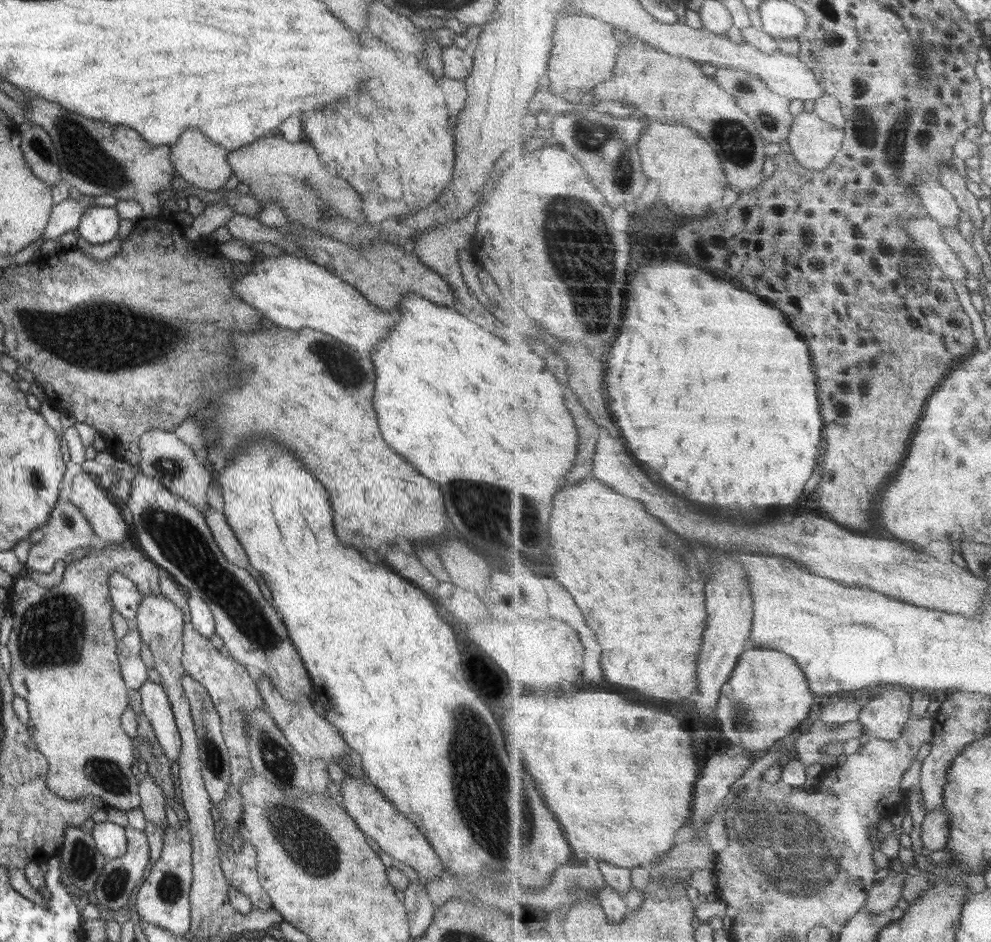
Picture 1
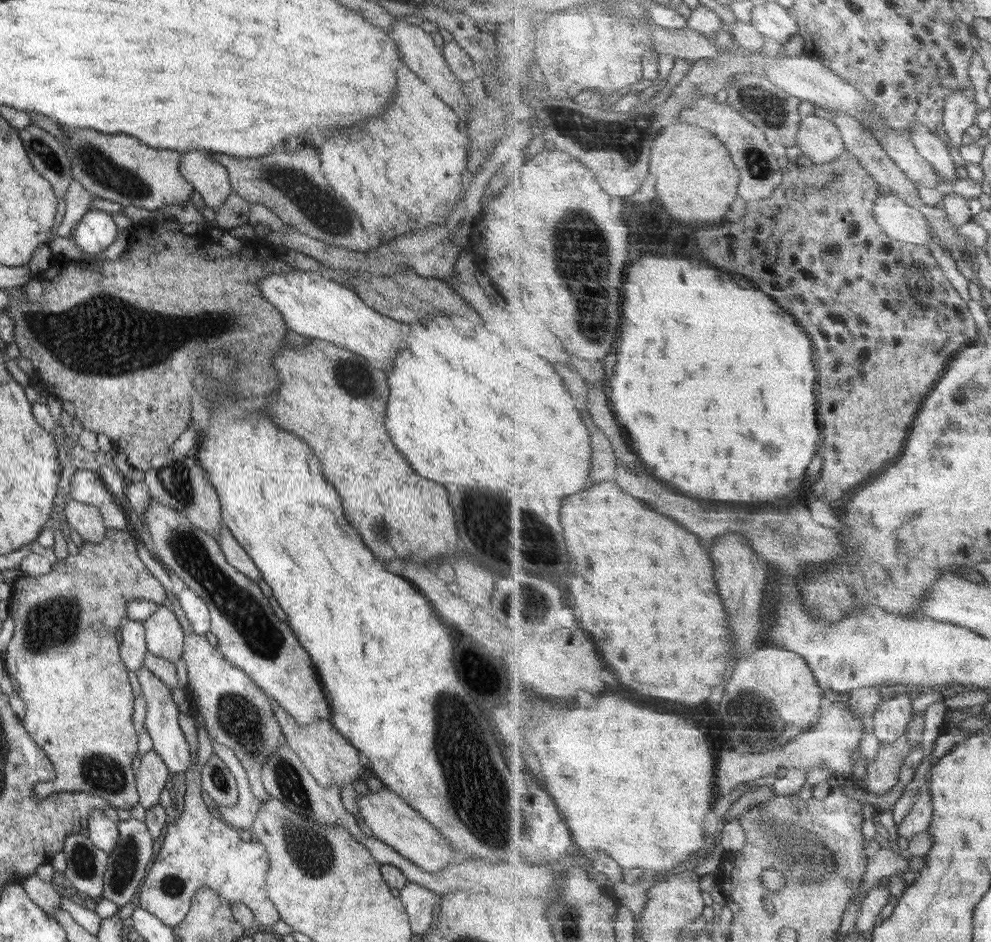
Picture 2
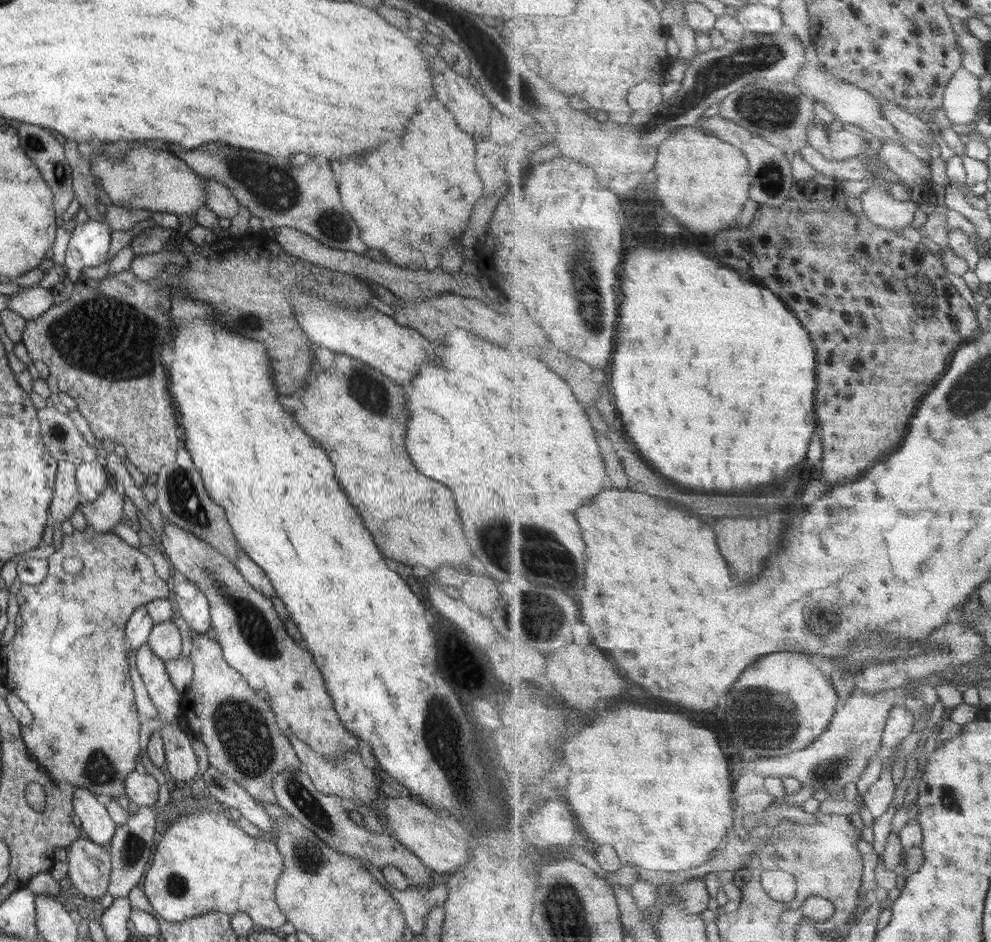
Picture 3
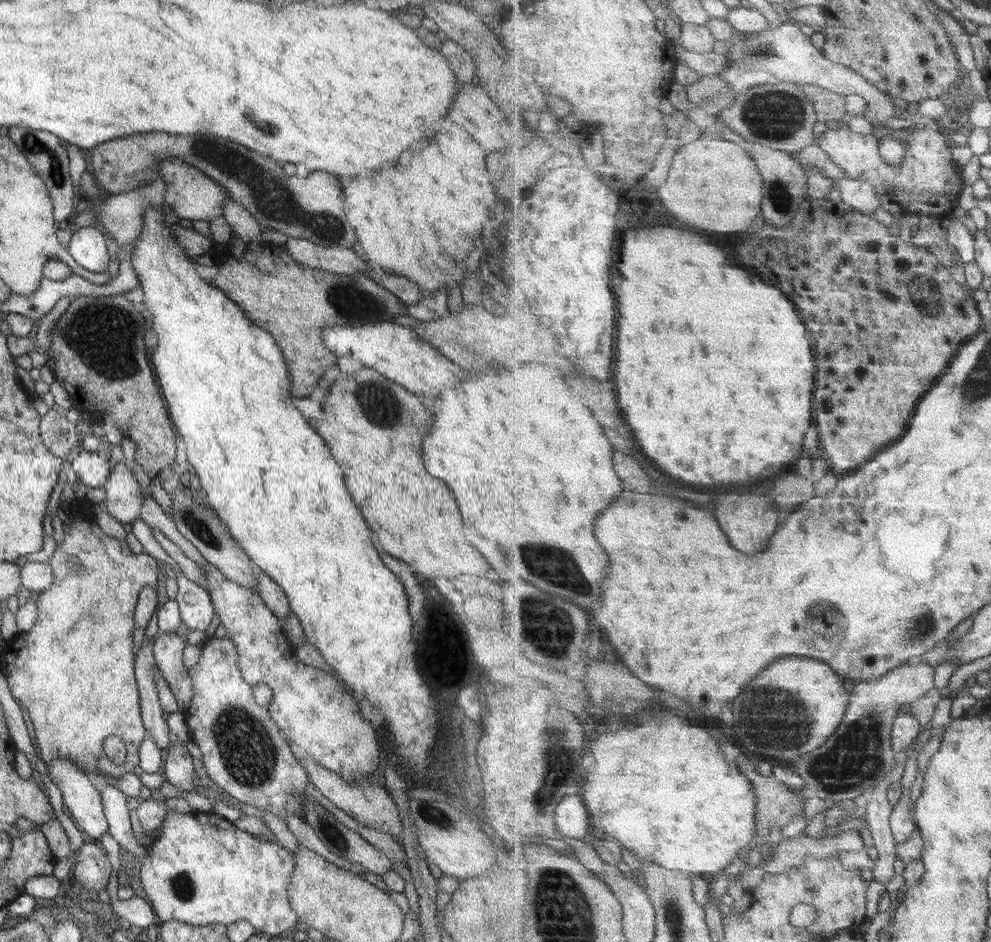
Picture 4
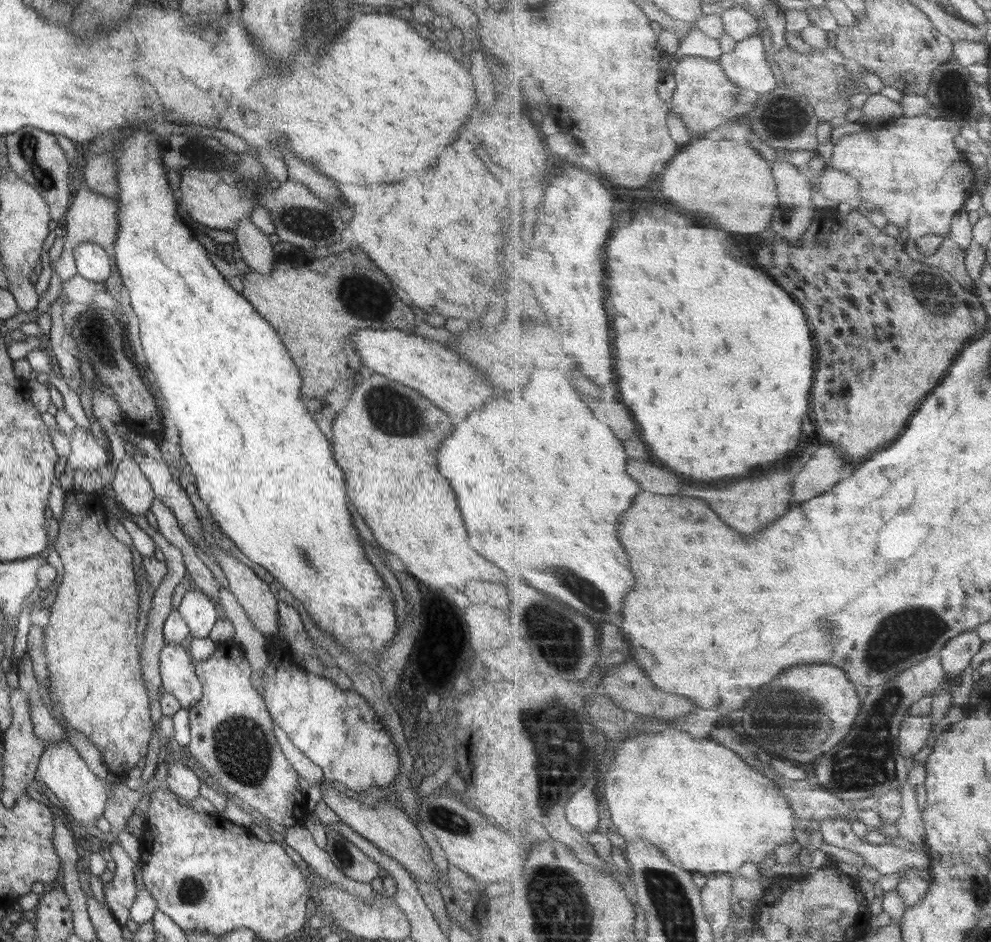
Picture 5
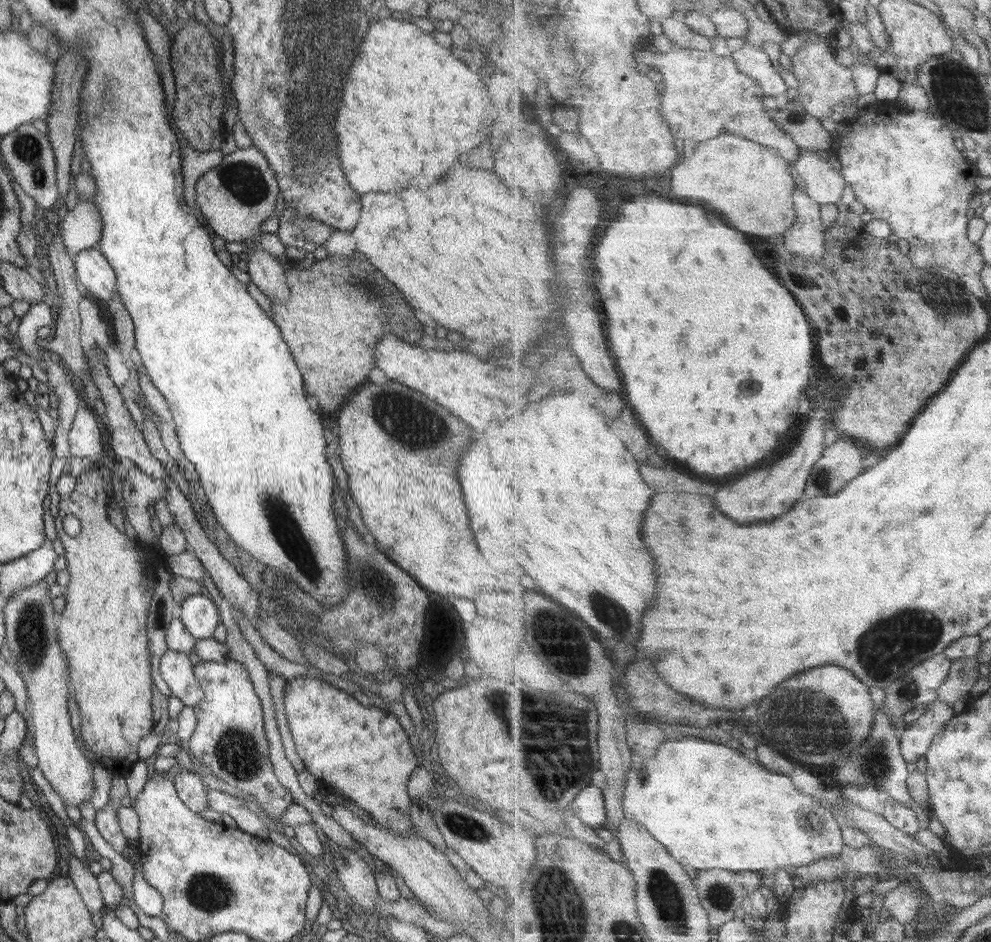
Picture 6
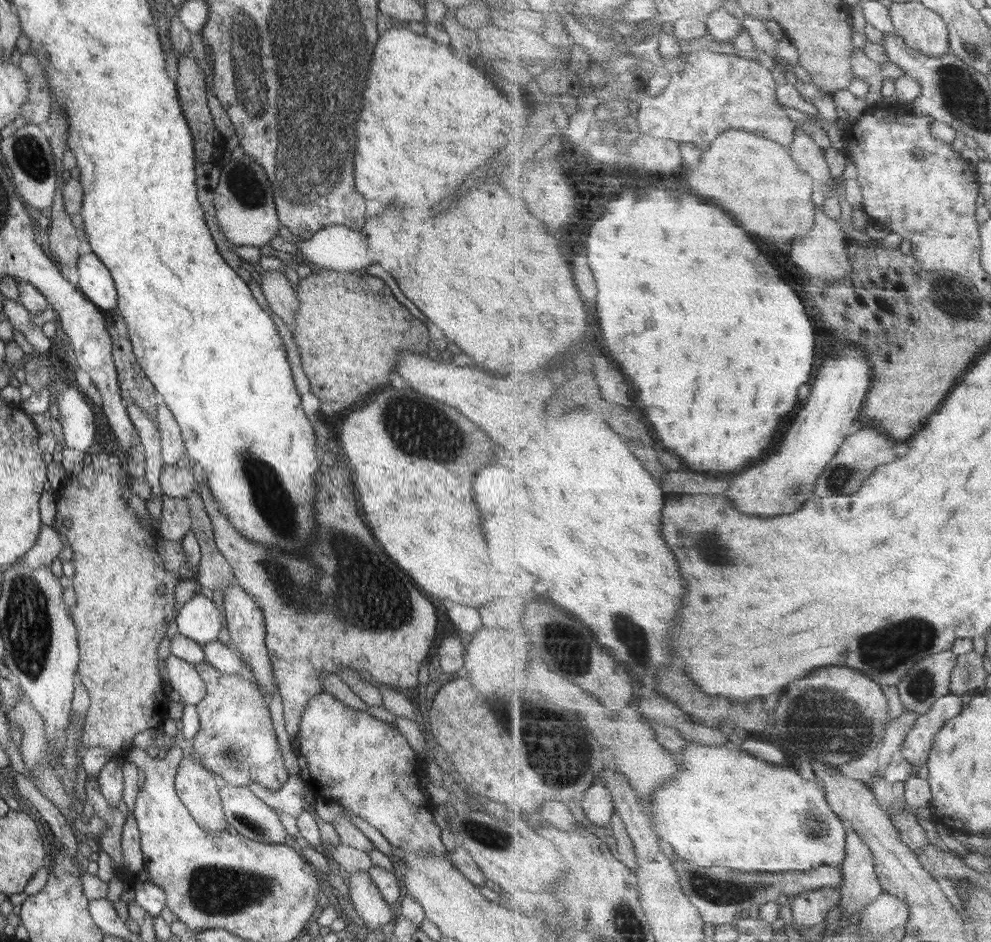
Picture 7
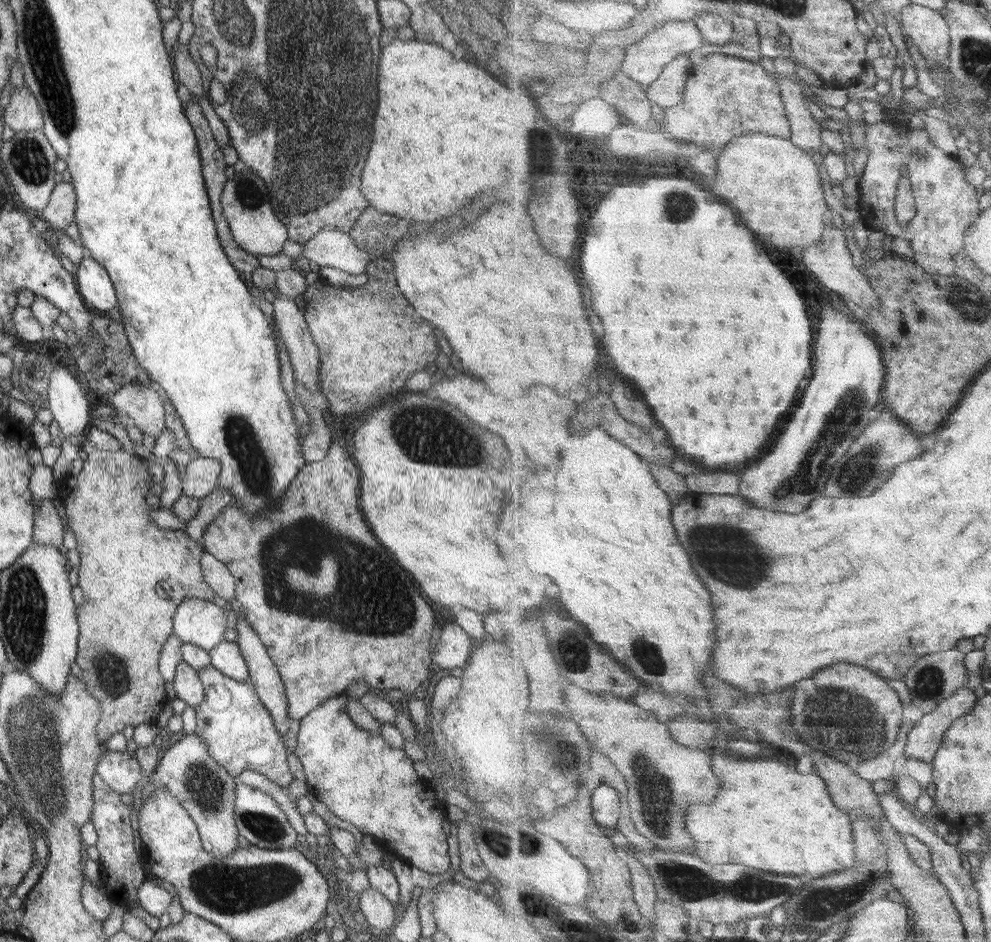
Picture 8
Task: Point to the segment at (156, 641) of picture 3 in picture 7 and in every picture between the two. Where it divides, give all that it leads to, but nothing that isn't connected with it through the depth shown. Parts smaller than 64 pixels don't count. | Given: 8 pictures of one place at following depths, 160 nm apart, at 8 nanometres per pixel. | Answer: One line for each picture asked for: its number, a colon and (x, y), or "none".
4: (167, 647)
5: (177, 677)
6: (175, 668)
7: (184, 680)

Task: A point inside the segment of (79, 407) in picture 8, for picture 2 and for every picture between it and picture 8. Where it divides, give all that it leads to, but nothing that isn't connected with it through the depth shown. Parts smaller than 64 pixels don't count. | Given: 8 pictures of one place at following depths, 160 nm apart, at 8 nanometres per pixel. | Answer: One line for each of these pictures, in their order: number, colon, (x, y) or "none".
2: (86, 487)
3: (90, 477)
4: (91, 470)
5: (85, 454)
6: (84, 440)
7: (76, 419)

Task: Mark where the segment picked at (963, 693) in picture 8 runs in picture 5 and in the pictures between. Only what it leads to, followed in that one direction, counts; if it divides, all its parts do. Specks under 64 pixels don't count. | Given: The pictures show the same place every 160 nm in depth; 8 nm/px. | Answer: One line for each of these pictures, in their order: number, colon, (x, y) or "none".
5: (915, 732)
6: (916, 739)
7: (919, 742)

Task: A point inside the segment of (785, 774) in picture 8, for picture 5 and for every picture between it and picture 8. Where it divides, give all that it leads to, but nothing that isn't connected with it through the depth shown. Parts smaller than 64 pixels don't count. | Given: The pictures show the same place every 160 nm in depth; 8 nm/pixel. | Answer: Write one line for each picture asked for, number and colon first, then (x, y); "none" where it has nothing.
5: (709, 811)
6: (713, 808)
7: (728, 808)

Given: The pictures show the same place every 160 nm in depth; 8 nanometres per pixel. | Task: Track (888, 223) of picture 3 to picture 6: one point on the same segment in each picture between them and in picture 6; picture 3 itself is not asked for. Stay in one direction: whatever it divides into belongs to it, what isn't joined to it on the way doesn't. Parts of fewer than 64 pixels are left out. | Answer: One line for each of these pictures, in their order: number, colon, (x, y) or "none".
4: (859, 194)
5: (833, 184)
6: (826, 185)

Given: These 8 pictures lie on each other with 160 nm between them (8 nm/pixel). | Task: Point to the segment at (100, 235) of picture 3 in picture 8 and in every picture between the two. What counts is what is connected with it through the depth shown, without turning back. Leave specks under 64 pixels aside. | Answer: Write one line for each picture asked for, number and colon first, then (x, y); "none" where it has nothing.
4: (87, 247)
5: (92, 263)
6: (92, 270)
7: (94, 281)
8: (92, 282)

